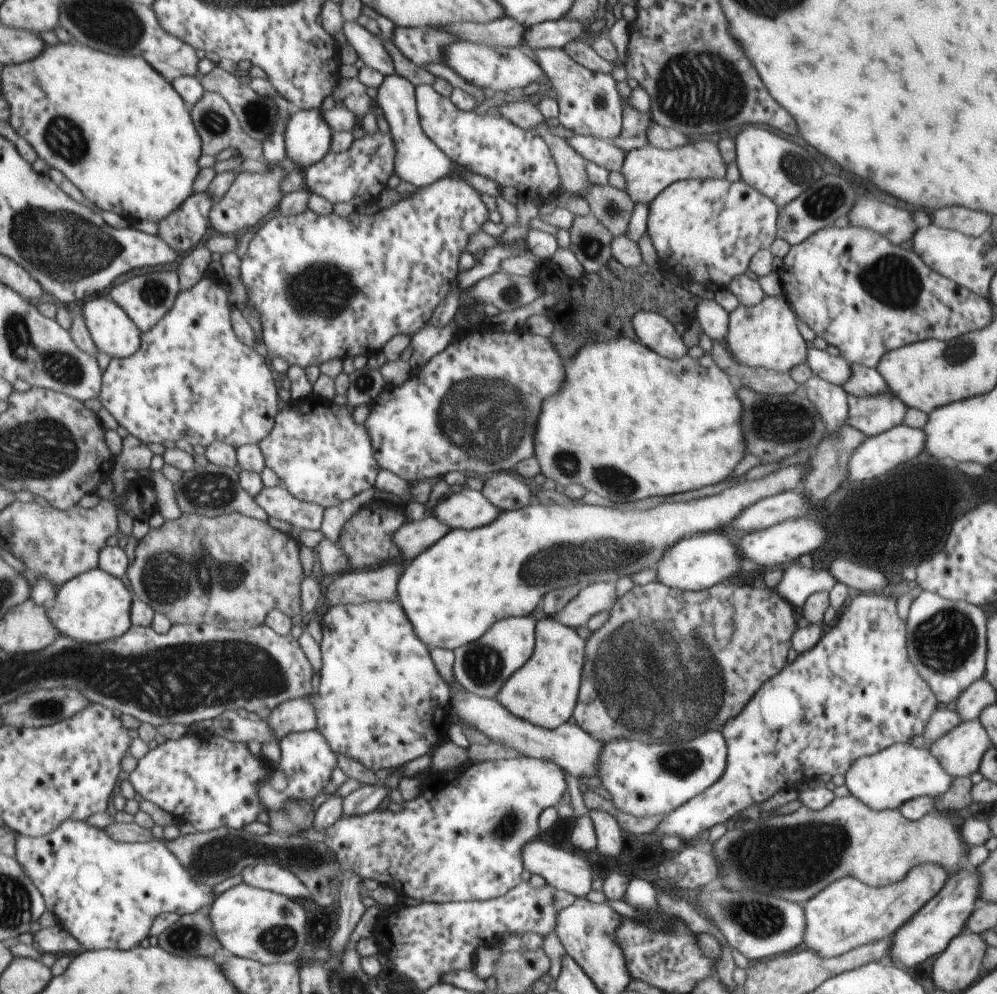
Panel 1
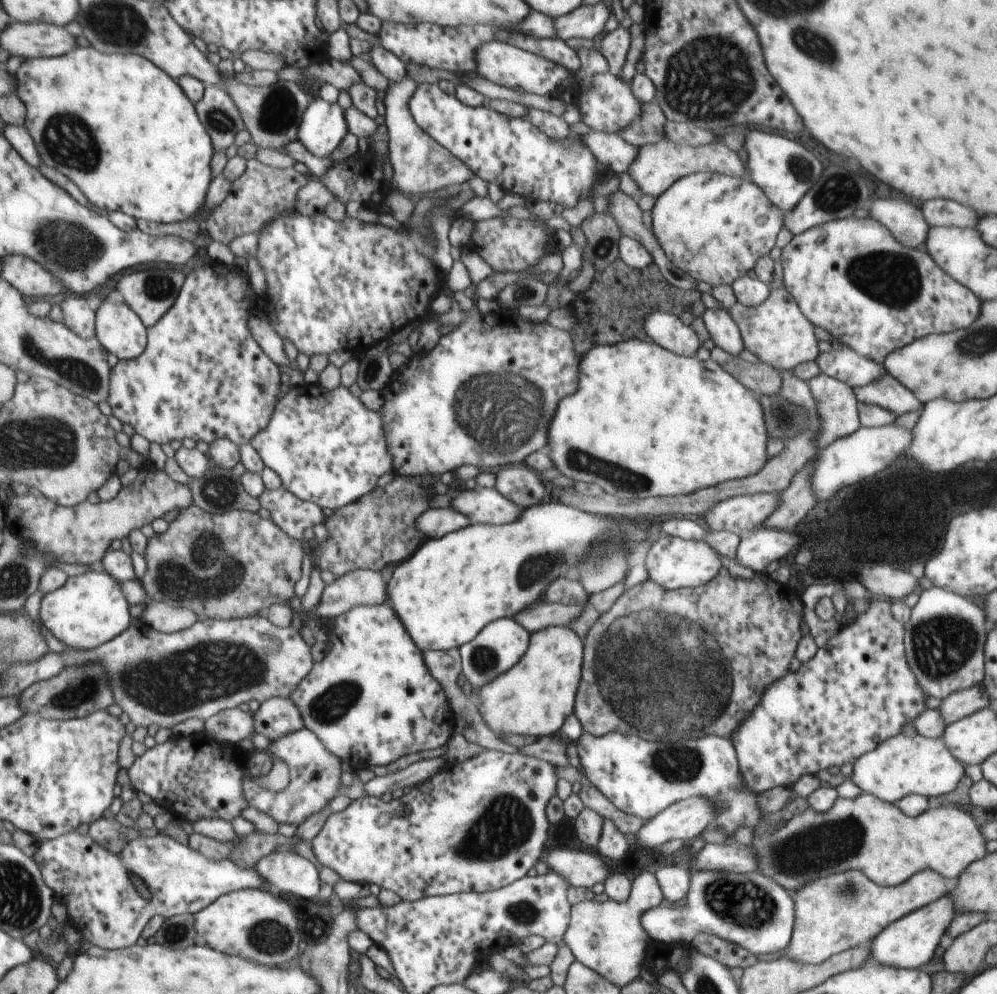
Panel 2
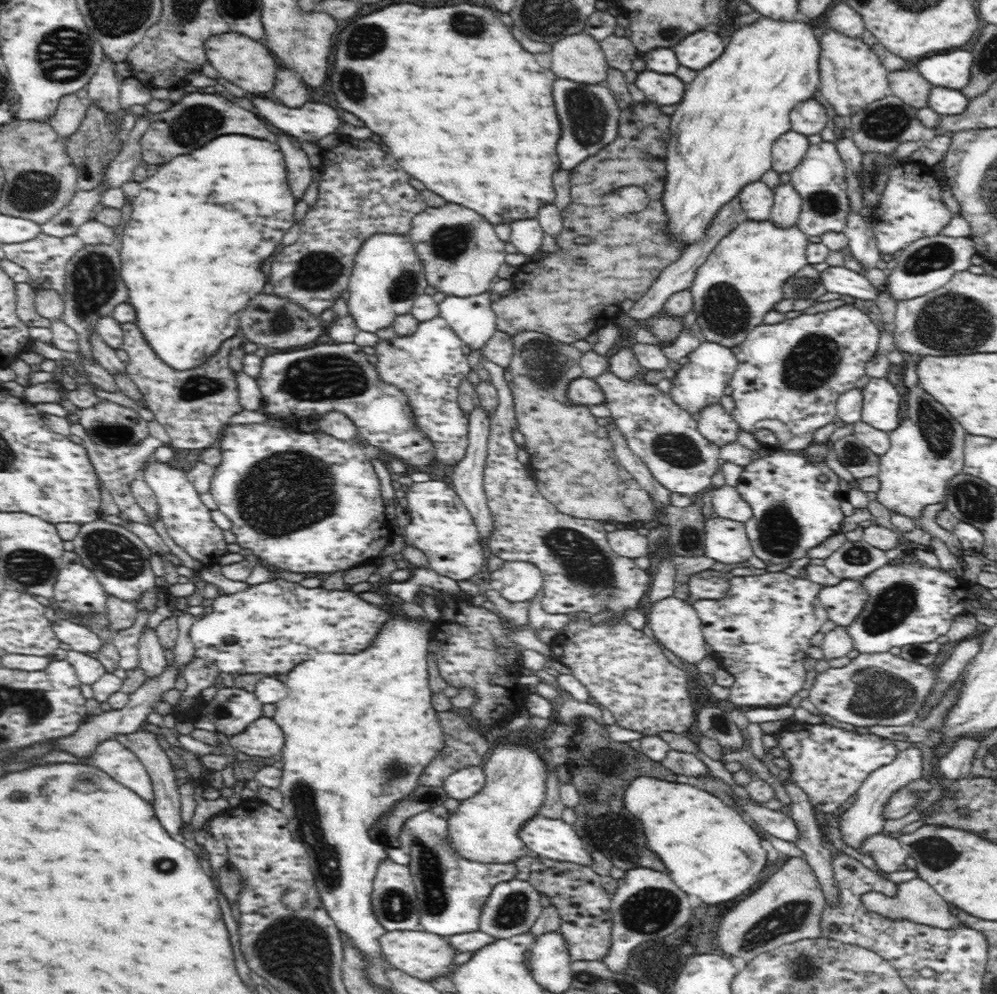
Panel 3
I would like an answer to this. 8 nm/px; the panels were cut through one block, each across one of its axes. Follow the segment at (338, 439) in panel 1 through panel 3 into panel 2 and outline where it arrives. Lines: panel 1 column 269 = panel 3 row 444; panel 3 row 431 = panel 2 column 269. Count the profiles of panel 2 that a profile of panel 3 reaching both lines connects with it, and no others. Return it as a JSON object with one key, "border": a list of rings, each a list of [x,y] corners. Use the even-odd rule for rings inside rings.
{"border":[[[304,384],[291,388],[275,405],[269,424],[250,442],[280,479],[283,488],[302,501],[318,504],[320,509],[340,509],[373,492],[394,473],[394,458],[391,454],[382,414],[368,410],[349,387],[340,384],[335,390],[324,389],[320,384]]]}

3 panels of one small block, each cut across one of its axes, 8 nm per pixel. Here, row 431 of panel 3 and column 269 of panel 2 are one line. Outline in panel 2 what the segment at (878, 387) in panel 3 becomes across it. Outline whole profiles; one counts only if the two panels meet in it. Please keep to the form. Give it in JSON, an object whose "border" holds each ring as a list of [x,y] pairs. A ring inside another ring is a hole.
{"border":[[[78,831],[70,832],[68,835],[60,836],[56,839],[36,842],[38,851],[33,856],[38,867],[41,868],[43,880],[45,884],[53,891],[53,896],[56,900],[62,902],[68,910],[69,923],[72,924],[79,932],[82,932],[82,936],[92,942],[95,946],[101,947],[105,950],[123,950],[126,946],[133,947],[140,938],[140,932],[142,928],[146,928],[156,916],[169,917],[182,914],[196,914],[202,911],[205,907],[208,907],[211,903],[214,903],[220,896],[226,895],[230,892],[240,891],[243,889],[261,889],[265,892],[272,892],[277,894],[276,888],[267,883],[265,879],[257,871],[250,867],[242,866],[240,863],[234,862],[231,858],[224,858],[223,860],[214,861],[204,856],[200,852],[194,851],[188,844],[180,844],[176,840],[172,840],[164,834],[152,836],[152,838],[137,837],[132,841],[129,841],[127,846],[120,853],[110,853],[108,849],[104,849],[101,845],[98,845],[89,834],[82,836]]]}

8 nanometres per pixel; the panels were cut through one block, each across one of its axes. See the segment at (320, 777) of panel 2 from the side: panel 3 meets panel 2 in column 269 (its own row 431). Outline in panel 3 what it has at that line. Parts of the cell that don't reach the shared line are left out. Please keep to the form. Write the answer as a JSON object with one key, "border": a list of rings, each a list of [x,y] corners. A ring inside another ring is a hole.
{"border":[[[845,304],[832,310],[816,314],[802,313],[780,324],[759,324],[752,329],[744,342],[739,344],[740,352],[736,370],[730,379],[732,398],[736,407],[730,413],[740,430],[753,433],[760,420],[780,420],[788,426],[792,438],[787,448],[800,451],[813,444],[814,433],[834,422],[837,416],[836,404],[839,396],[856,387],[856,382],[864,376],[866,364],[878,352],[880,330],[860,309]]]}

